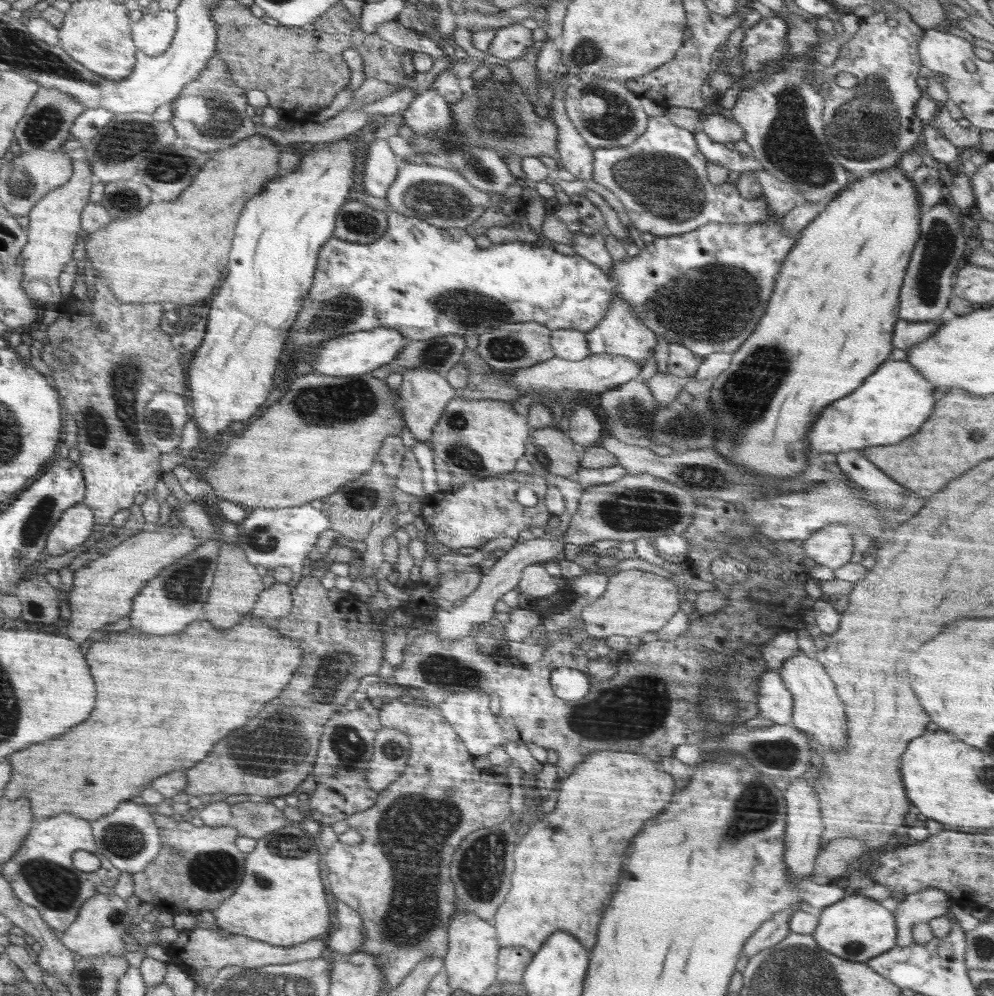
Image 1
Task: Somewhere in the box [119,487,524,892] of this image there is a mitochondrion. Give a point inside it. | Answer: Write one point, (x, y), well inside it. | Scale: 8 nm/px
(278, 754)

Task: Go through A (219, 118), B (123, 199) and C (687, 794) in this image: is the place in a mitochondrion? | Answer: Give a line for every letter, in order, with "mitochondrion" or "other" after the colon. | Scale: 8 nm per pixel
A: mitochondrion
B: mitochondrion
C: other

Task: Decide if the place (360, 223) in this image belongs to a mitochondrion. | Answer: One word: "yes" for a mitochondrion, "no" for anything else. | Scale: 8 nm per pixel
yes

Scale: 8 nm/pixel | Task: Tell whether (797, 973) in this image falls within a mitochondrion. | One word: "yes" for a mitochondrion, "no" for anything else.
yes

